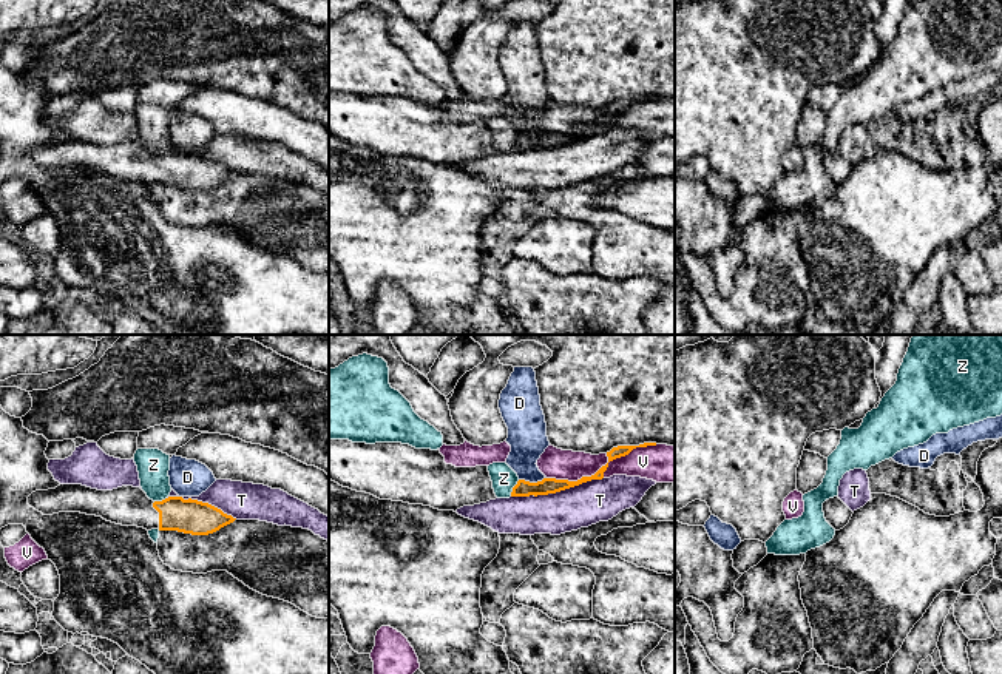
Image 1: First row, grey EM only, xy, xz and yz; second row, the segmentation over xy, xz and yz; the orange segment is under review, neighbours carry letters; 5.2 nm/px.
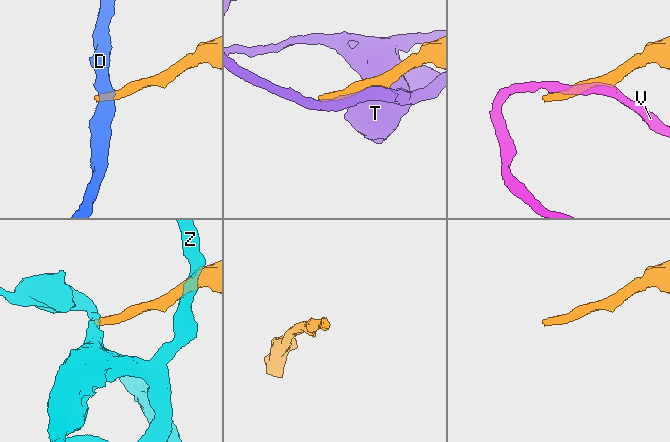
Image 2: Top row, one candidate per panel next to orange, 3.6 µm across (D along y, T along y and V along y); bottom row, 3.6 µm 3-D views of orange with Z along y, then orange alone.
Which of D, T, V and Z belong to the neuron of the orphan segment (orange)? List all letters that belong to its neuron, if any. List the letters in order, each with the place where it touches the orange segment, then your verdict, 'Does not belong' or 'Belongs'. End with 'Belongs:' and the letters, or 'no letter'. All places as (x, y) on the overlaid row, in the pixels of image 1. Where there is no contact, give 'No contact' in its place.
D: Touches orange at xz (531, 483). Does not belong
T: Touches orange at xz (556, 491). Does not belong
V: Touches orange at xz (602, 466). Does not belong
Z: Touches orange at xz (513, 488). Does not belong
Belongs: no letter

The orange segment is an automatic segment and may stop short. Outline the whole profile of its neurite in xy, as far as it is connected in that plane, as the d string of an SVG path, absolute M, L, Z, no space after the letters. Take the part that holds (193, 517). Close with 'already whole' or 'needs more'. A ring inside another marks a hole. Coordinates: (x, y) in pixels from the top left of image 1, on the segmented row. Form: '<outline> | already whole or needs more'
M60 484L56 489L32 492L28 504L43 515L80 512L122 526L191 535L213 534L236 520L208 503L191 498L168 497L153 501L140 487L133 486L97 490L82 484Z | needs more

